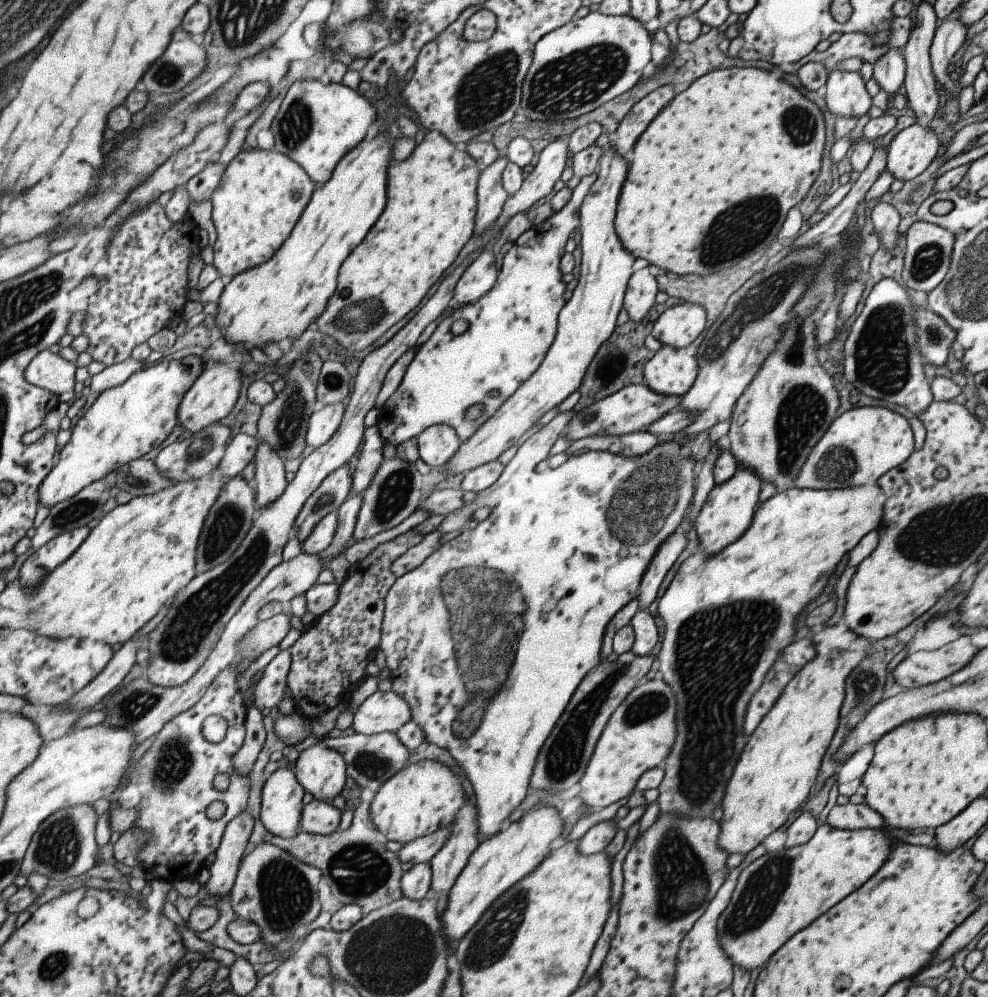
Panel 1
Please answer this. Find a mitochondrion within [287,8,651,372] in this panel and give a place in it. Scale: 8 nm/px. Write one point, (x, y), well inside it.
(561, 87)

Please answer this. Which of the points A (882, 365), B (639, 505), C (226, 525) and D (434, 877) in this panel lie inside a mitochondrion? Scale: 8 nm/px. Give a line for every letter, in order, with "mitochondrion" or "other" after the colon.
A: mitochondrion
B: mitochondrion
C: mitochondrion
D: other

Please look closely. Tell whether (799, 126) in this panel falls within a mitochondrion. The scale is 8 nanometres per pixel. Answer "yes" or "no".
yes

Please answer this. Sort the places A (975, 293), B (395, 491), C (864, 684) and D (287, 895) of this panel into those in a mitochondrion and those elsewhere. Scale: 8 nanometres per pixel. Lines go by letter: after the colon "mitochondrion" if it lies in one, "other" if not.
A: mitochondrion
B: mitochondrion
C: mitochondrion
D: mitochondrion

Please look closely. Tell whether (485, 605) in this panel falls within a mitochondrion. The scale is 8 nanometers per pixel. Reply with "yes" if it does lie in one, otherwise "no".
yes

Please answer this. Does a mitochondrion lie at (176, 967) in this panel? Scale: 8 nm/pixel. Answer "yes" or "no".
no

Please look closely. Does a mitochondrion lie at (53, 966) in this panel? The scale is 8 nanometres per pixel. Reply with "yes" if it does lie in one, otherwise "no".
yes

